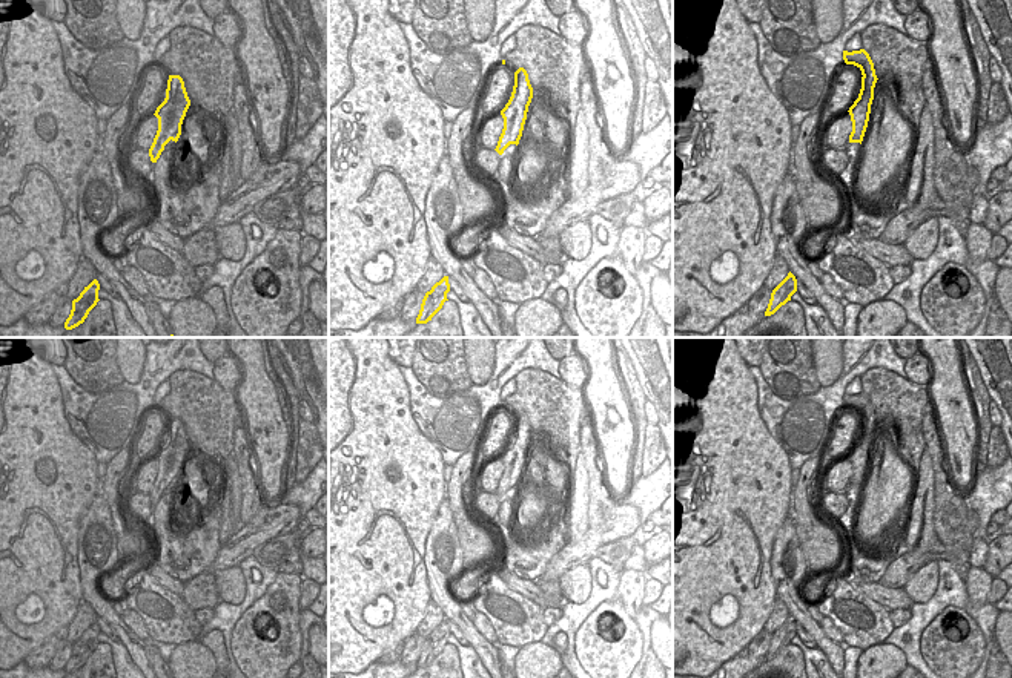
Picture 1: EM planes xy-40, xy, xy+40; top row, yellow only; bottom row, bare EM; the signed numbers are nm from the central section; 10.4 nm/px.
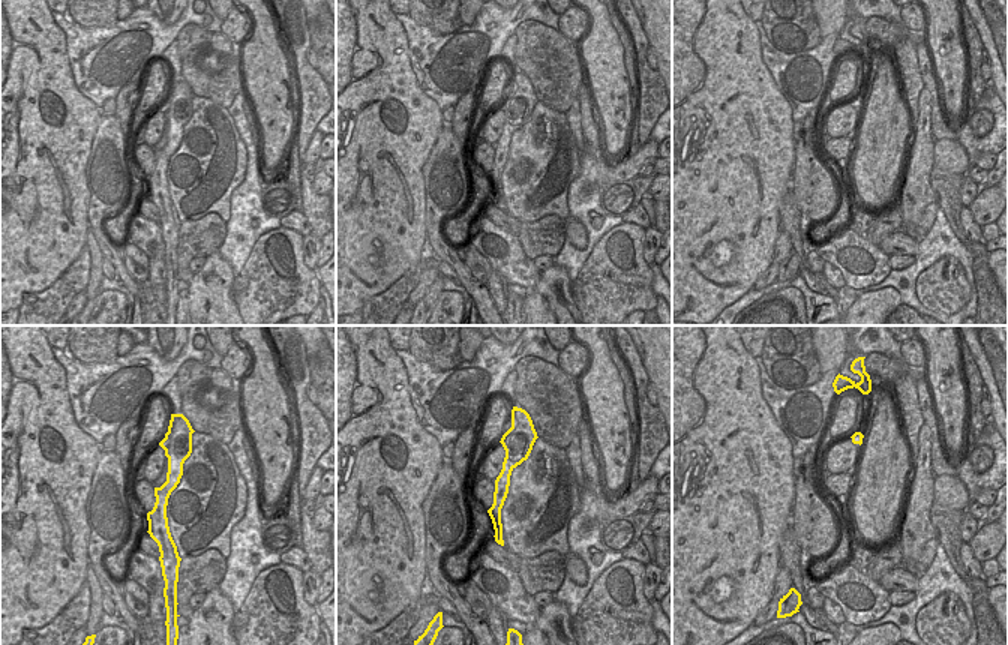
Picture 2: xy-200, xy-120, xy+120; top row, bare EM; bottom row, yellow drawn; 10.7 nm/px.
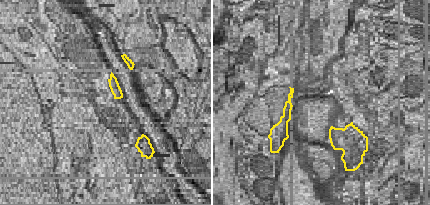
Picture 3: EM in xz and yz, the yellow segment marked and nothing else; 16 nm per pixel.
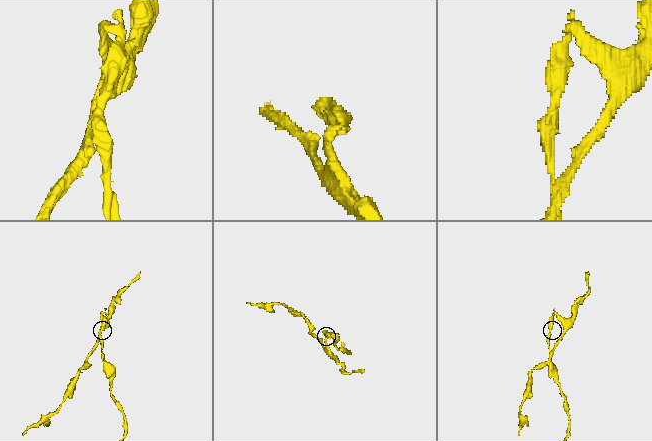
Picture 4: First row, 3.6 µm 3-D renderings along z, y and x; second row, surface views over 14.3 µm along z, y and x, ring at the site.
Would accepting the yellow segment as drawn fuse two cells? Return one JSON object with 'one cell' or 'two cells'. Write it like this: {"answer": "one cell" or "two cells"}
{"answer": "two cells"}

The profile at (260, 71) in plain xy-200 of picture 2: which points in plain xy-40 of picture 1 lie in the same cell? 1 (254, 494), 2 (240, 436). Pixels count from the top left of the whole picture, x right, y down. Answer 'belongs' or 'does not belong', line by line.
1: does not belong
2: does not belong

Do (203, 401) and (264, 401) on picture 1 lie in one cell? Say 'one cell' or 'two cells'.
two cells

